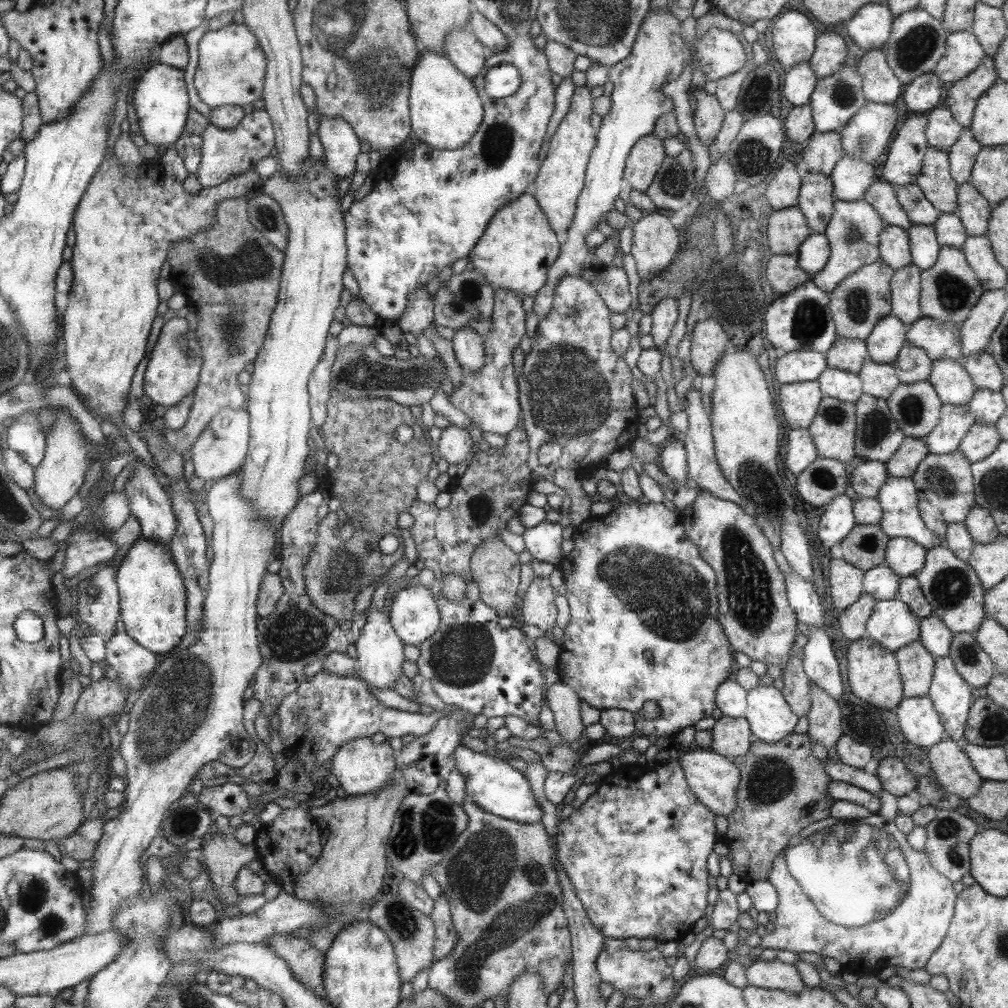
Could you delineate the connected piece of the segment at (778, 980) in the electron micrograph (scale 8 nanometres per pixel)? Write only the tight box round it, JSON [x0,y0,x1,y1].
[746,958,806,993]

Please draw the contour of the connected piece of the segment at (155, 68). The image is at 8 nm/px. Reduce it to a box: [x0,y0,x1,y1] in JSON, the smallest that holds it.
[131,62,188,144]

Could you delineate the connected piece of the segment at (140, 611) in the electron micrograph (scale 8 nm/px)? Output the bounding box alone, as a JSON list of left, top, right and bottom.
[118,534,188,654]

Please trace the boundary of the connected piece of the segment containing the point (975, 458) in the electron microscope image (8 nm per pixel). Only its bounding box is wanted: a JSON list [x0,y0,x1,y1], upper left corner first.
[959,424,1001,464]

